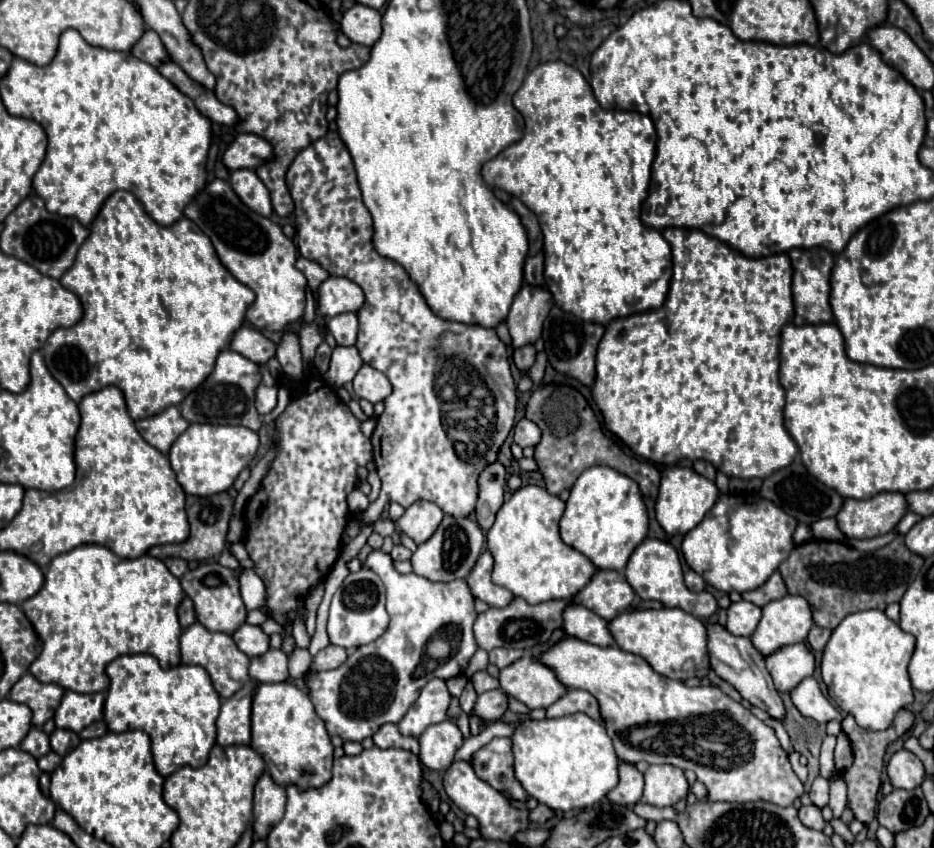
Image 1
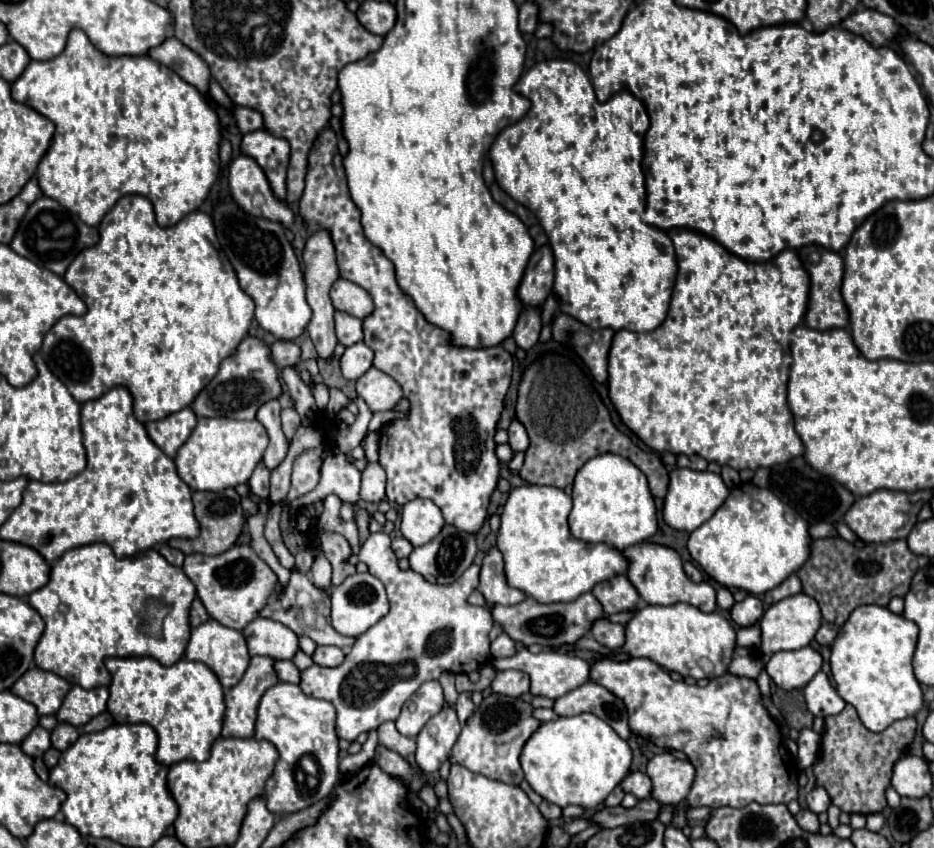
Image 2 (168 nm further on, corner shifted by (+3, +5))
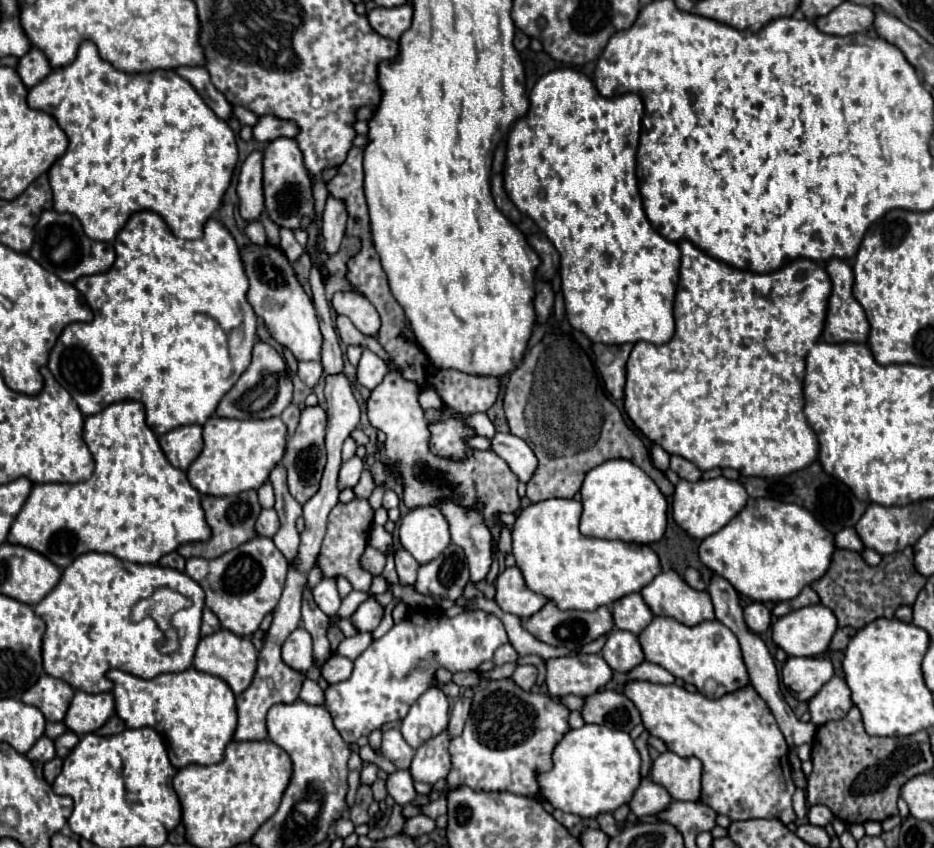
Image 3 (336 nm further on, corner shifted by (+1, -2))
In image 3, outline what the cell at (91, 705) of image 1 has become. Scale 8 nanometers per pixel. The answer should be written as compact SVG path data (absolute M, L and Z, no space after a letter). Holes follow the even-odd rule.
M76 692L64 724L68 730L72 730L78 736L96 732L106 720L114 714L114 696L110 692L104 694L88 694L88 692Z

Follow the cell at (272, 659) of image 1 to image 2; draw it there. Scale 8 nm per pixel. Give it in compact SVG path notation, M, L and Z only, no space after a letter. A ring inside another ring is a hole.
M276 661L274 667L276 667L276 673L278 673L280 681L294 683L294 685L300 683L300 669L292 661Z

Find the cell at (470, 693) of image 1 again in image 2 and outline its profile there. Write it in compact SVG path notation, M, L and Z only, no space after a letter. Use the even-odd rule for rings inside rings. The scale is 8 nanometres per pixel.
M460 693L456 701L456 713L458 713L460 723L464 723L472 715L472 709L474 709L474 703L470 699L470 693Z

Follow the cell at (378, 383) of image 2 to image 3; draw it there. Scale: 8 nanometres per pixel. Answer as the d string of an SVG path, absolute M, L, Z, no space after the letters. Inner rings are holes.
M388 372L384 380L370 392L366 402L370 424L386 434L386 458L390 458L390 462L402 470L402 482L406 482L404 504L408 508L416 508L434 504L438 498L454 498L454 502L470 506L474 500L482 498L482 514L486 514L486 524L498 536L500 524L496 524L494 516L498 512L518 512L520 508L516 474L494 452L474 450L474 458L470 458L470 462L458 462L458 466L454 466L454 462L446 462L446 458L434 458L426 446L430 432L426 430L428 422L418 404L418 394L420 390L414 386L414 382L406 382L398 372Z

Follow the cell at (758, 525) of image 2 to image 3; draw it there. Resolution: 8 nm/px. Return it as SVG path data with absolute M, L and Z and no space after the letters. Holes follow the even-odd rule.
M750 498L742 512L738 512L722 530L702 540L698 556L700 562L708 566L716 576L728 580L738 594L756 602L784 602L798 596L804 586L814 582L814 578L822 578L826 566L830 566L830 554L834 548L834 536L820 522L816 522L808 510L772 498Z

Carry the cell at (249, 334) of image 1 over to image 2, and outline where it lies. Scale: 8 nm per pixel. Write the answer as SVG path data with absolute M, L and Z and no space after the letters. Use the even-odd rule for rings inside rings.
M276 341L272 347L272 359L278 369L284 369L288 365L296 365L300 361L300 347L294 341Z

